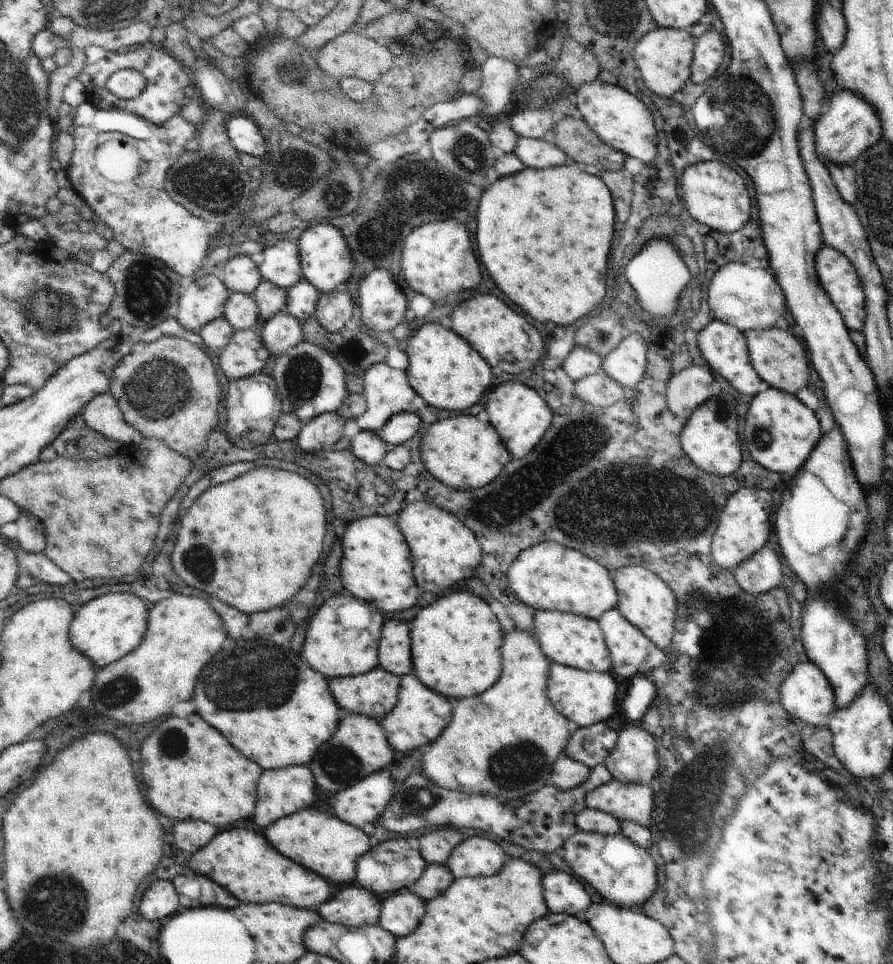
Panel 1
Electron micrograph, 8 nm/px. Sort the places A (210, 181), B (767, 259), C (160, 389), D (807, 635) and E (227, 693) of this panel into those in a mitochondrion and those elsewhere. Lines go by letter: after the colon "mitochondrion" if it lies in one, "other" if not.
A: mitochondrion
B: other
C: mitochondrion
D: other
E: mitochondrion

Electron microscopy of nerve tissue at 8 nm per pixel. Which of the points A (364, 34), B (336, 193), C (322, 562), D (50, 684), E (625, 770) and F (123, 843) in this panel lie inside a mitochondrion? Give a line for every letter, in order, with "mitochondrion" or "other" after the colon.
A: other
B: mitochondrion
C: other
D: other
E: other
F: other

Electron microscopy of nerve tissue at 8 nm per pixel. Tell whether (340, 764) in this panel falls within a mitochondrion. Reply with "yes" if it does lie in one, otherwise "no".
yes

